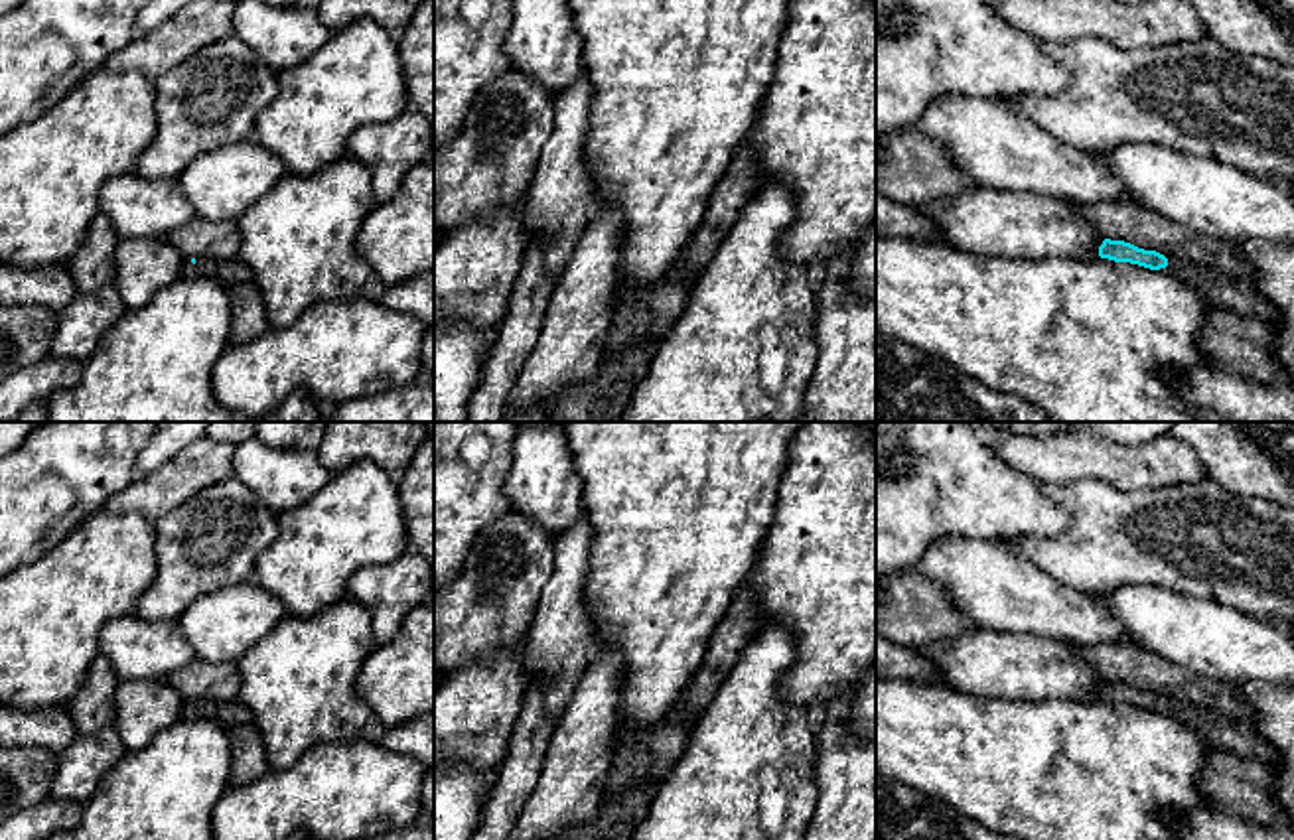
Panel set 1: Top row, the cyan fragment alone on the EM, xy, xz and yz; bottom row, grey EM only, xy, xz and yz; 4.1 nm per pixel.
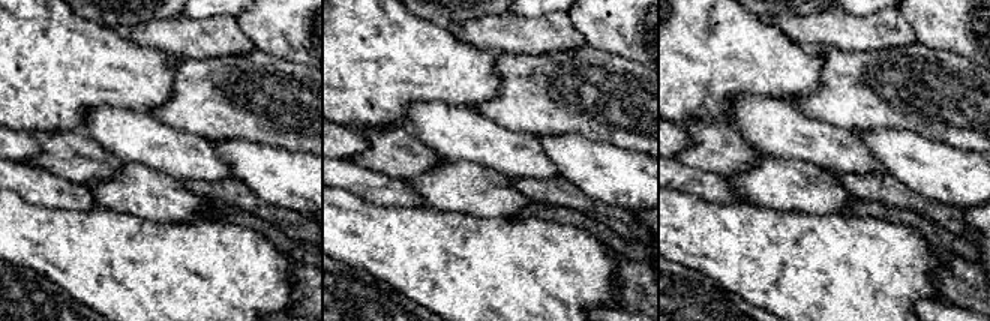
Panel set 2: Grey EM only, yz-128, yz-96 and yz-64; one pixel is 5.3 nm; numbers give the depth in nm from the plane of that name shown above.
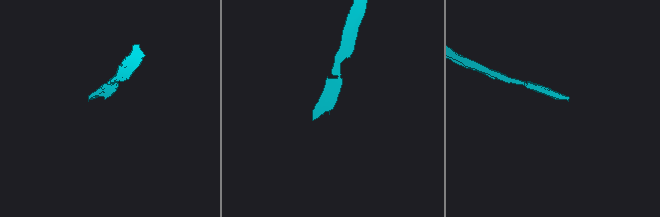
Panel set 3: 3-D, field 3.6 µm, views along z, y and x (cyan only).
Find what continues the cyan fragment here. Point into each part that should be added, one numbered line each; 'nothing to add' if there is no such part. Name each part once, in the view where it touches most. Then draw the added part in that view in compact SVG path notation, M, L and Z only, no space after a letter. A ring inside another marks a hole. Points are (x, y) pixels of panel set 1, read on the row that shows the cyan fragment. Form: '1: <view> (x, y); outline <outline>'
1: yz (1237, 296); outline M1168 258L1168 266L1158 272L1195 286L1211 304L1243 317L1260 317L1276 323L1280 312L1270 306L1251 282L1229 278L1201 264Z

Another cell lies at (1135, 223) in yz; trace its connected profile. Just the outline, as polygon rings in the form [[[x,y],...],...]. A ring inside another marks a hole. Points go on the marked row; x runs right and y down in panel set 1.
[[[1130,201],[1075,205],[1075,211],[1093,223],[1105,239],[1124,241],[1166,258],[1201,264],[1229,278],[1253,280],[1253,266],[1233,243],[1211,239]]]

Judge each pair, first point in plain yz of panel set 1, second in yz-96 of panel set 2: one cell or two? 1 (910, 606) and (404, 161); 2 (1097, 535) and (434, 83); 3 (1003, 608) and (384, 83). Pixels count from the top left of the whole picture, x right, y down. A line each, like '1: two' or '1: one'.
1: one
2: two
3: two

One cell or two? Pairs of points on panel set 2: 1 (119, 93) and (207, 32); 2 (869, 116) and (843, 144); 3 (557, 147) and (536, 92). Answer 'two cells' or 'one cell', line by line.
1: two cells
2: two cells
3: two cells

